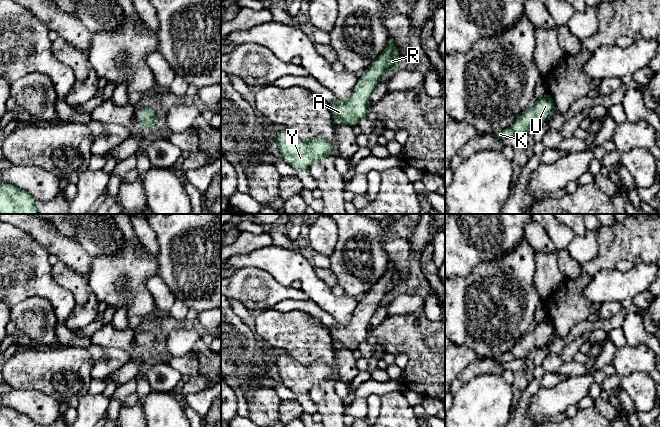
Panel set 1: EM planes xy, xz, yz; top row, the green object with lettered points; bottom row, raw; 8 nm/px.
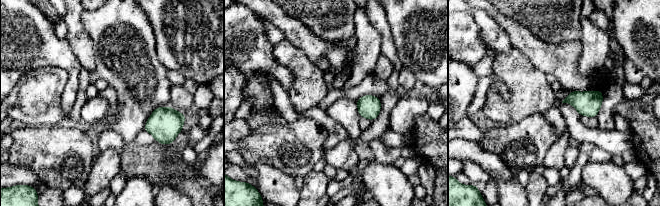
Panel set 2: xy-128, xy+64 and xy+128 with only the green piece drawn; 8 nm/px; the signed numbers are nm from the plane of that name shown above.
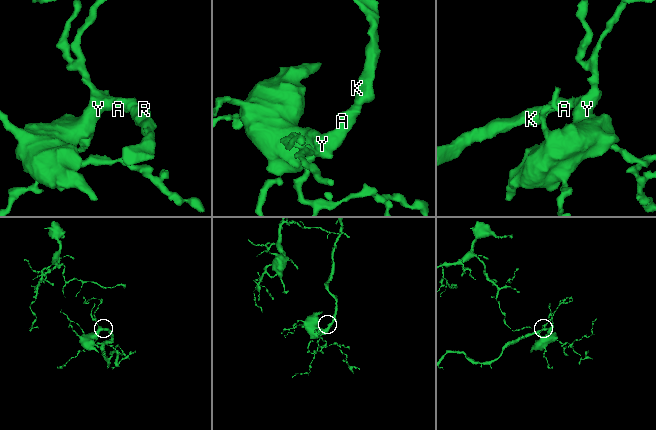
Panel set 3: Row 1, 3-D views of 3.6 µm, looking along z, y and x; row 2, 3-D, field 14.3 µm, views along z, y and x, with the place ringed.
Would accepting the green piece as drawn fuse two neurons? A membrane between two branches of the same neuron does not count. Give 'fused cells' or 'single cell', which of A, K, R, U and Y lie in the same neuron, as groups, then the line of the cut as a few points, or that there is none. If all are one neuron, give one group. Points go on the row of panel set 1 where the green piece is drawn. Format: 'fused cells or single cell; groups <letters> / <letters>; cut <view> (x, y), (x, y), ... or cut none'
single cell; groups A K R U Y; cut none

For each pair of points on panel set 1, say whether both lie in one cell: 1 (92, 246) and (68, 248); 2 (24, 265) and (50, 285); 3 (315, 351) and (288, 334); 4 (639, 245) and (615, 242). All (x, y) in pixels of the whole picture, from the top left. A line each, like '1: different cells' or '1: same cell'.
1: different cells
2: same cell
3: same cell
4: same cell

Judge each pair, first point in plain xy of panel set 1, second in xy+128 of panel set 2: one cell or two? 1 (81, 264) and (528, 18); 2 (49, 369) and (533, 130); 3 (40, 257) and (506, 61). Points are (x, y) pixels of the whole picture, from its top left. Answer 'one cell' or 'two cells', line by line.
1: two cells
2: one cell
3: two cells

